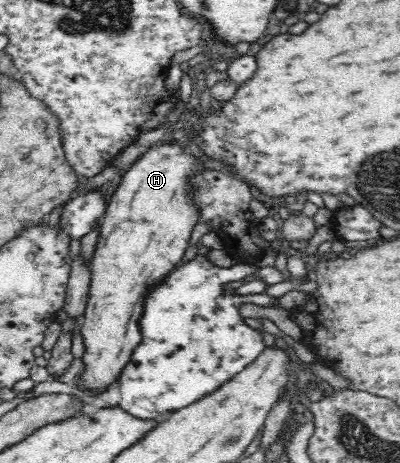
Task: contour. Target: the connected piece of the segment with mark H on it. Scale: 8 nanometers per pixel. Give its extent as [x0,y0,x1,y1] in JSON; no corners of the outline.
[74,143,203,397]

